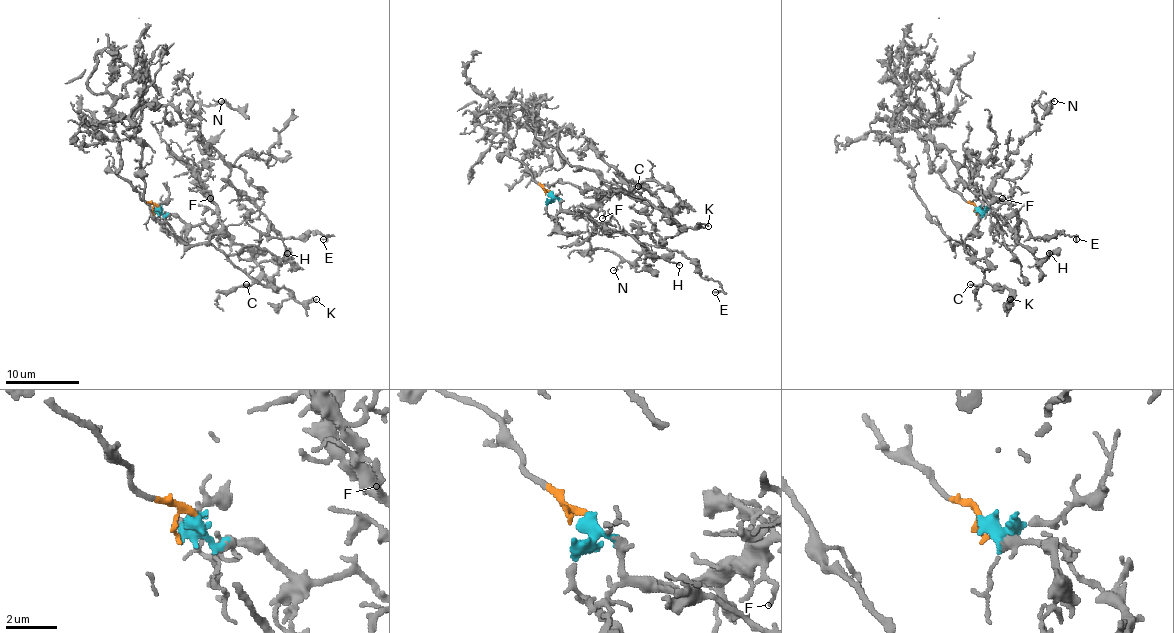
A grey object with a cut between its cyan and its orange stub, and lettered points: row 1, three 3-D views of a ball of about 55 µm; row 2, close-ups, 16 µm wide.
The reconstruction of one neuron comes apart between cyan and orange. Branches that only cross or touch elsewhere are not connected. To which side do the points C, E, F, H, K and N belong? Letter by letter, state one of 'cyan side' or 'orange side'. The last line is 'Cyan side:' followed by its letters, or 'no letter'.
C: orange side
E: cyan side
F: orange side
H: cyan side
K: orange side
N: orange side
Cyan side: E, H

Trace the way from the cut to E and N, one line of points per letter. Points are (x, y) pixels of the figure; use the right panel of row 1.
E: (975, 206), (1012, 230), (1023, 221), (1036, 239), (1055, 237), (1062, 232), (1077, 239)
N: (975, 206), (931, 166), (927, 143), (893, 121), (913, 191), (955, 245), (1034, 129), (1032, 105), (1055, 101)

